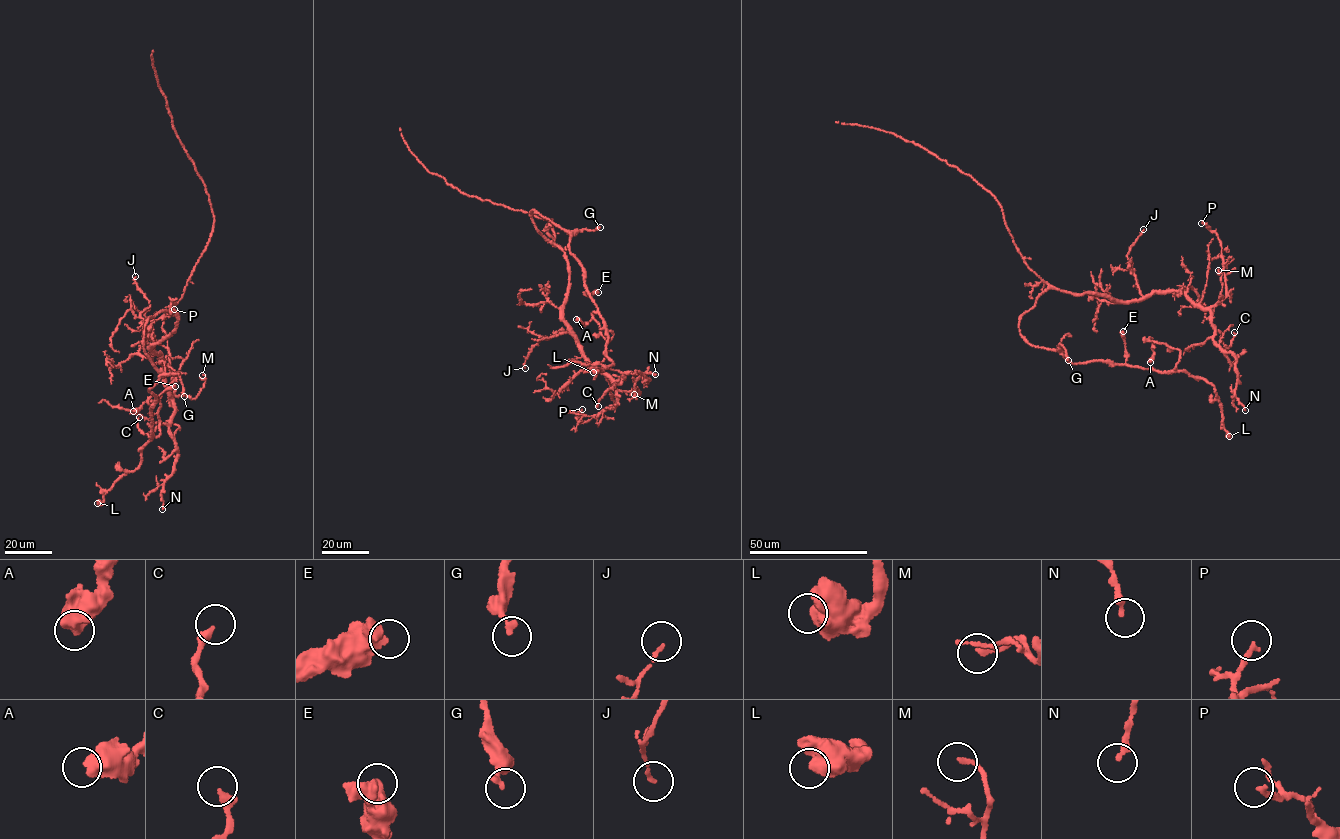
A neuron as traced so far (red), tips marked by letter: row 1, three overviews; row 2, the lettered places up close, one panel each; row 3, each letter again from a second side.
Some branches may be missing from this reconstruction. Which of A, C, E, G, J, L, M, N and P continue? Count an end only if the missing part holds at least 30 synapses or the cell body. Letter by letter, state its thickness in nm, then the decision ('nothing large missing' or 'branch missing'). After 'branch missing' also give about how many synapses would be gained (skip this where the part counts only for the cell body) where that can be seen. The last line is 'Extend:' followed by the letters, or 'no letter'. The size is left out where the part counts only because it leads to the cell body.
A: calibre 650 nm; nothing large missing
C: calibre 340 nm; nothing large missing
E: calibre 360 nm; nothing large missing
G: calibre 200 nm; nothing large missing
J: calibre 110 nm; nothing large missing
L: calibre 700 nm; nothing large missing
M: calibre 180 nm; nothing large missing
N: calibre 240 nm; nothing large missing
P: calibre 180 nm; nothing large missing
Extend: no letter

